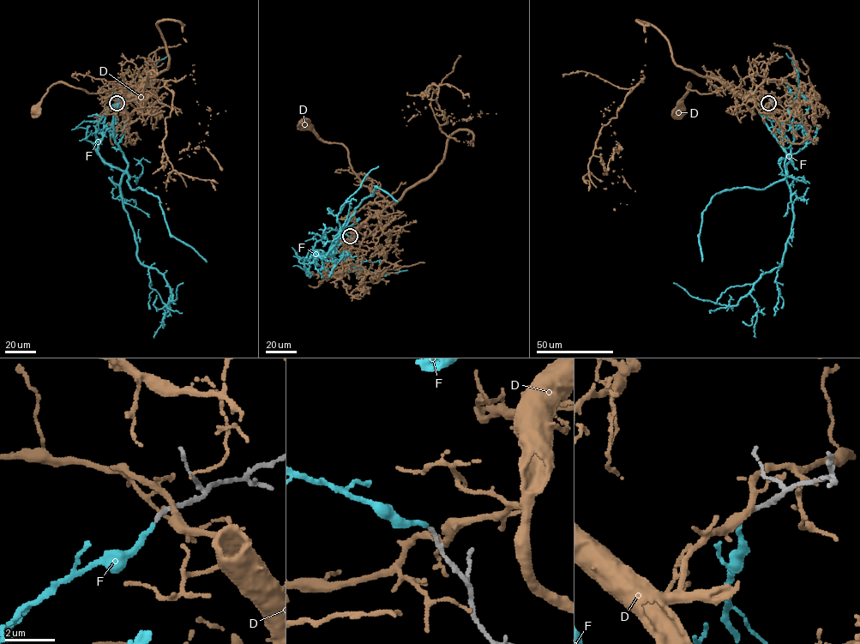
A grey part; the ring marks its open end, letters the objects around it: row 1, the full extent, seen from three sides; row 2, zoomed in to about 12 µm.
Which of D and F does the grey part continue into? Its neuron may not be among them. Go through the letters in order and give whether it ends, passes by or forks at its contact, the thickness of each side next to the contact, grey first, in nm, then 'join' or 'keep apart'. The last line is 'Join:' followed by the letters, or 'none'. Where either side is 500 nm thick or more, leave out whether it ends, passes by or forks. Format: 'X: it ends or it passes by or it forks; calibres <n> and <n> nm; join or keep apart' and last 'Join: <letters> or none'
D: it forks; calibres 200 and 240 nm; keep apart
F: it ends; calibres 160 and 180 nm; join
Join: F

